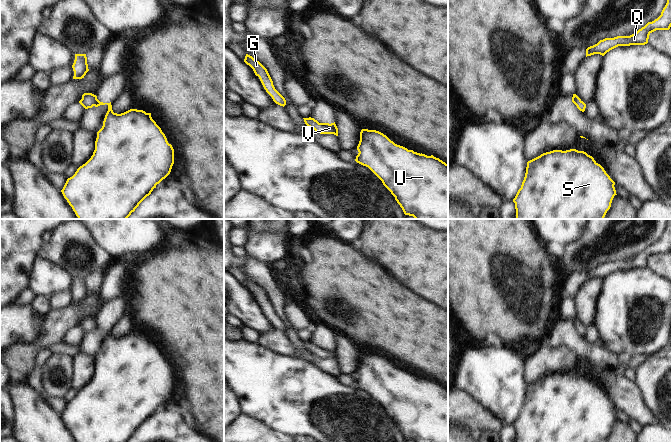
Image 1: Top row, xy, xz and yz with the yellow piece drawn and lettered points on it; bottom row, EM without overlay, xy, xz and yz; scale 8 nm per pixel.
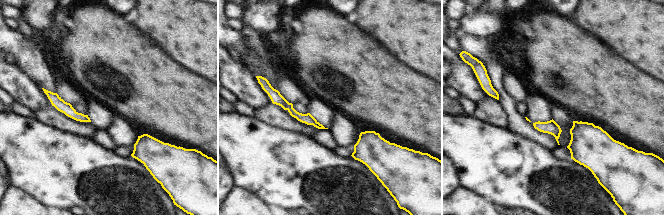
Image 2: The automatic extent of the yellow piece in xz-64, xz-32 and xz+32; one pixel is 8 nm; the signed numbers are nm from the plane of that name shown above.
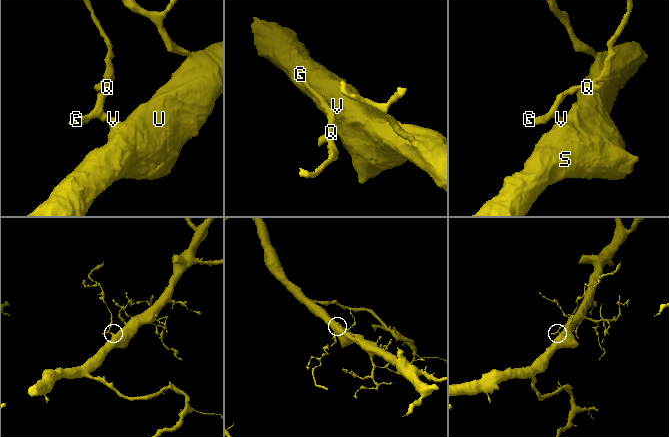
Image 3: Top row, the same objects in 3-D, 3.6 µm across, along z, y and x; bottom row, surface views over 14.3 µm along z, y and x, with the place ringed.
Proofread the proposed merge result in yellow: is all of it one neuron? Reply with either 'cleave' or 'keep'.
keep

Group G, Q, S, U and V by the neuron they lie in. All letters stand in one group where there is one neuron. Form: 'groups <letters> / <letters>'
groups G Q S U V

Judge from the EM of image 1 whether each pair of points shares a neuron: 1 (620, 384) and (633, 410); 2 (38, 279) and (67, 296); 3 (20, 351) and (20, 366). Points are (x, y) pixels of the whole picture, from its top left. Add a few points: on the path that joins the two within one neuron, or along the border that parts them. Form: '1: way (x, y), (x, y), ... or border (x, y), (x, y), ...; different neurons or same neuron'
1: way (620, 390), (632, 404); same neuron
2: border (71, 289), (57, 292), (51, 297); different neurons
3: way (20, 355), (20, 362); same neuron

